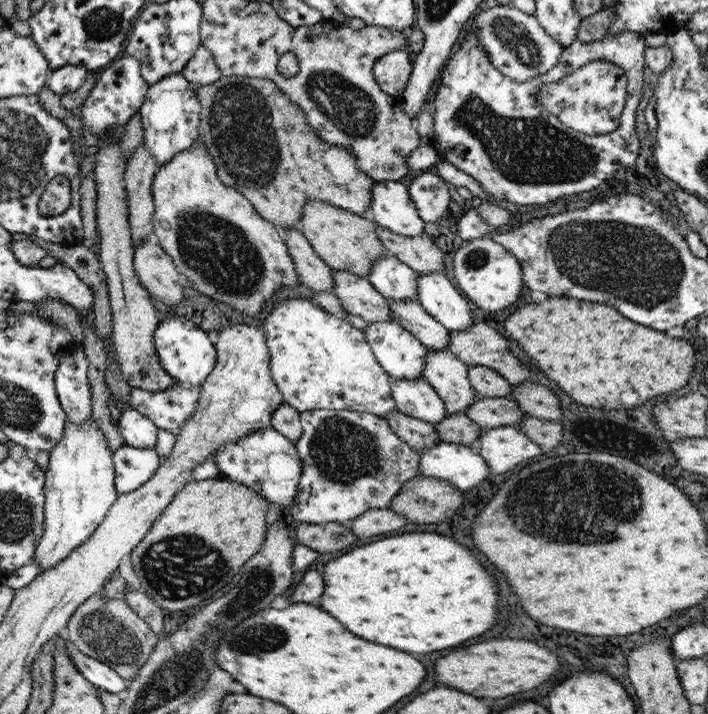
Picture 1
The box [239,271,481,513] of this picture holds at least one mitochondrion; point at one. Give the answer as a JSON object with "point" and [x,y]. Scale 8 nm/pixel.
{"point":[344,453]}

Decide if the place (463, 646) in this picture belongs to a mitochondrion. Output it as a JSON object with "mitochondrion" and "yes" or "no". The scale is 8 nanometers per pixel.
{"mitochondrion":"no"}

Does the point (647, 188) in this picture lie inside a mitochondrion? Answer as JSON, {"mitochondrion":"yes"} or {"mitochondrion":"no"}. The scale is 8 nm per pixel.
{"mitochondrion":"no"}

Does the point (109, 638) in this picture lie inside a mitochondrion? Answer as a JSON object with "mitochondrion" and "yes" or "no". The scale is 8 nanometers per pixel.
{"mitochondrion":"yes"}

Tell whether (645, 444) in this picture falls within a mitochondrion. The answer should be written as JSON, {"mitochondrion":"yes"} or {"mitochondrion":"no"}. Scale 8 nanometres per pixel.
{"mitochondrion":"no"}

